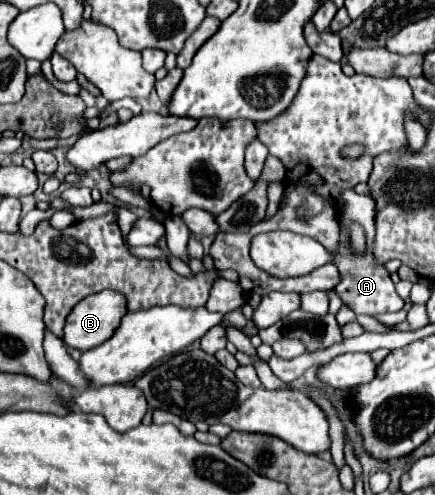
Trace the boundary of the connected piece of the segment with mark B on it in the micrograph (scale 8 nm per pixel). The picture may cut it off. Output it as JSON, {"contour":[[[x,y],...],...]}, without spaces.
{"contour":[[[107,289],[97,295],[89,295],[89,299],[77,303],[77,307],[73,307],[73,311],[69,313],[63,341],[79,351],[101,345],[111,339],[125,313],[125,295],[121,295],[119,291]]]}

